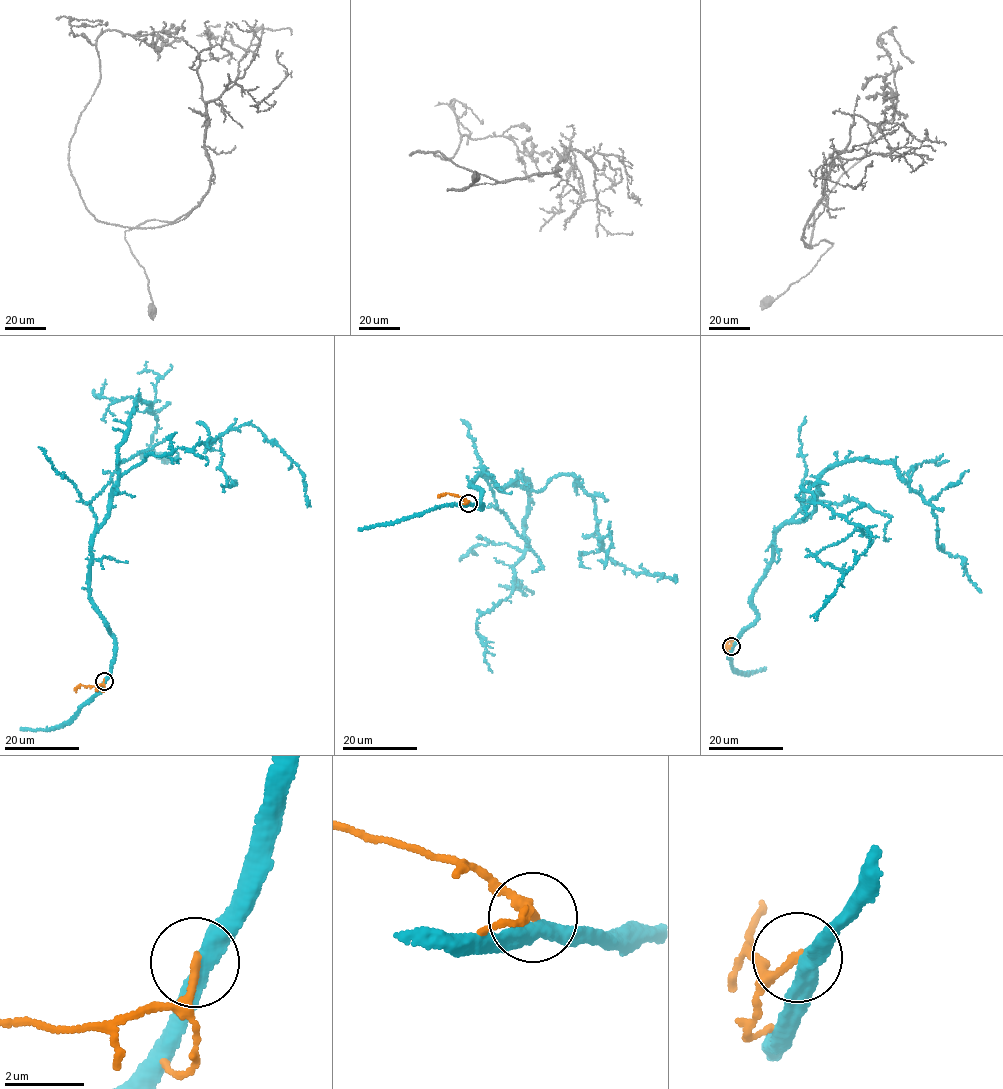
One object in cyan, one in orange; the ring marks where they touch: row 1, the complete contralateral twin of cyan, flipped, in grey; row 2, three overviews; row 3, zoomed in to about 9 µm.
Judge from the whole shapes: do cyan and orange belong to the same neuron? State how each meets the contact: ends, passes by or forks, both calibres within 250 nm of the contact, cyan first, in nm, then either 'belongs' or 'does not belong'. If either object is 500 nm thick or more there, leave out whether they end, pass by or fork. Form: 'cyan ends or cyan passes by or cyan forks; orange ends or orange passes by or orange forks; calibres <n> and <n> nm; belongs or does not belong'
cyan passes by; orange ends; calibres 400 and 190 nm; does not belong

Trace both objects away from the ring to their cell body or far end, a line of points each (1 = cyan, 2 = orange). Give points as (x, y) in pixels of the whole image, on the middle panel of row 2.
1: (468, 503), (483, 507), (471, 485), (483, 469), (501, 490), (570, 474), (591, 496), (610, 558), (677, 574)
2: (468, 502), (447, 494), (438, 496)

